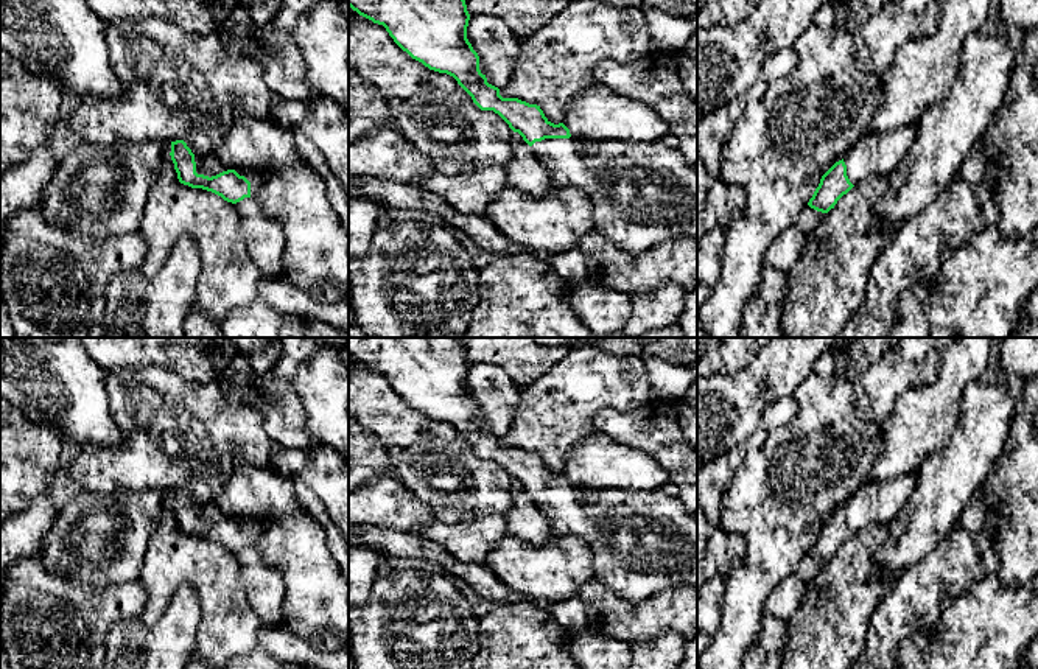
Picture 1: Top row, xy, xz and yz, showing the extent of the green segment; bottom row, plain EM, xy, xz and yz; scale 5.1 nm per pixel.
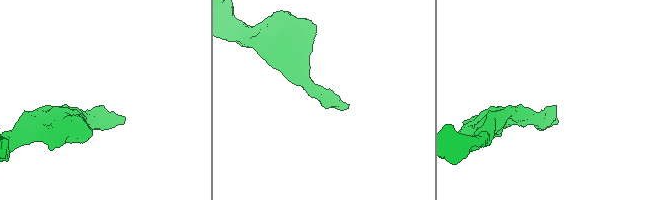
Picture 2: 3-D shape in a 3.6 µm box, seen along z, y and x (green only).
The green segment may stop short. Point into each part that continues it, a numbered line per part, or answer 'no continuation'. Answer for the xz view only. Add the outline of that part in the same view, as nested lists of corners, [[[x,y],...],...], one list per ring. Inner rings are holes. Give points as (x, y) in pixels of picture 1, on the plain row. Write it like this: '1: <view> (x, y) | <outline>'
1: xz (643, 543) | [[[545,487],[531,495],[540,512],[549,520],[552,537],[576,537],[593,552],[594,579],[630,604],[640,604],[675,585],[697,590],[697,521],[693,520],[679,496],[661,490],[579,490],[574,487]]]

